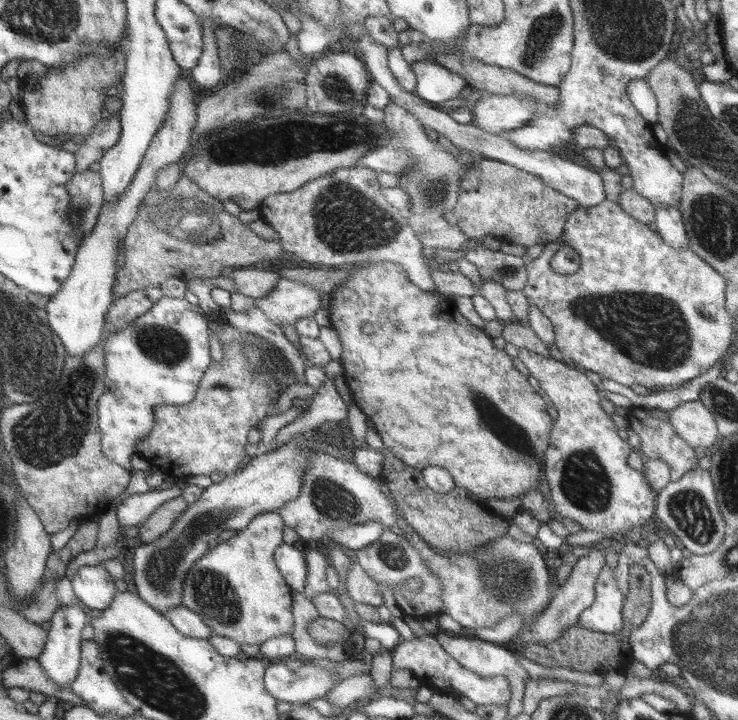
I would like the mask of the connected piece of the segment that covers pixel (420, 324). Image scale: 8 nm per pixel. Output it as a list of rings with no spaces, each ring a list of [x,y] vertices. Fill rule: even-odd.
[[[382,262],[360,267],[355,274],[350,275],[346,281],[336,284],[331,292],[332,304],[329,309],[331,326],[336,329],[342,344],[342,353],[339,361],[343,366],[343,376],[349,387],[353,402],[360,408],[367,418],[376,427],[382,438],[386,450],[390,451],[406,465],[423,470],[427,466],[439,466],[447,470],[454,479],[455,486],[471,491],[483,500],[490,498],[508,499],[522,498],[526,492],[539,488],[540,468],[544,462],[544,450],[550,444],[552,426],[552,413],[546,412],[546,402],[542,396],[528,384],[526,376],[522,376],[514,366],[512,358],[506,351],[498,352],[492,346],[490,336],[486,336],[482,329],[472,325],[468,319],[459,316],[452,305],[452,301],[438,290],[424,290],[410,281],[405,268],[392,262]],[[362,324],[372,324],[374,333],[367,334],[362,331]]]

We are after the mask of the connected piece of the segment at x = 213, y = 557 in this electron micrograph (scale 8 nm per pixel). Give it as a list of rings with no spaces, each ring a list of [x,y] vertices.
[[[278,511],[259,514],[258,517],[250,522],[246,529],[236,531],[236,534],[226,540],[226,542],[214,542],[212,548],[210,548],[207,553],[204,553],[203,556],[191,566],[190,572],[188,572],[186,576],[186,582],[183,584],[184,607],[198,614],[200,620],[206,623],[208,629],[212,629],[212,633],[214,633],[215,636],[226,637],[238,644],[262,645],[272,638],[293,633],[292,622],[294,622],[294,618],[292,618],[292,612],[290,612],[290,588],[288,588],[288,583],[283,577],[283,573],[279,570],[278,564],[275,562],[276,550],[282,545],[282,530],[284,530],[284,521]]]

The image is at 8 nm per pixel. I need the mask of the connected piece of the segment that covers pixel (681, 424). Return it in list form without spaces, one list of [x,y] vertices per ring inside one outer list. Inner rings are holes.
[[[686,402],[686,404],[676,406],[676,408],[669,410],[669,419],[677,435],[686,443],[694,448],[700,447],[704,450],[708,448],[708,452],[712,452],[712,444],[718,438],[718,421],[712,411],[708,410],[708,407],[704,406],[702,402]]]

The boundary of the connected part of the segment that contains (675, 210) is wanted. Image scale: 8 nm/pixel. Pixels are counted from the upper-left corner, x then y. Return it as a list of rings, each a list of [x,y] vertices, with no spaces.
[[[679,205],[656,208],[655,224],[656,230],[670,247],[676,248],[676,251],[689,248],[689,234],[685,228]]]

